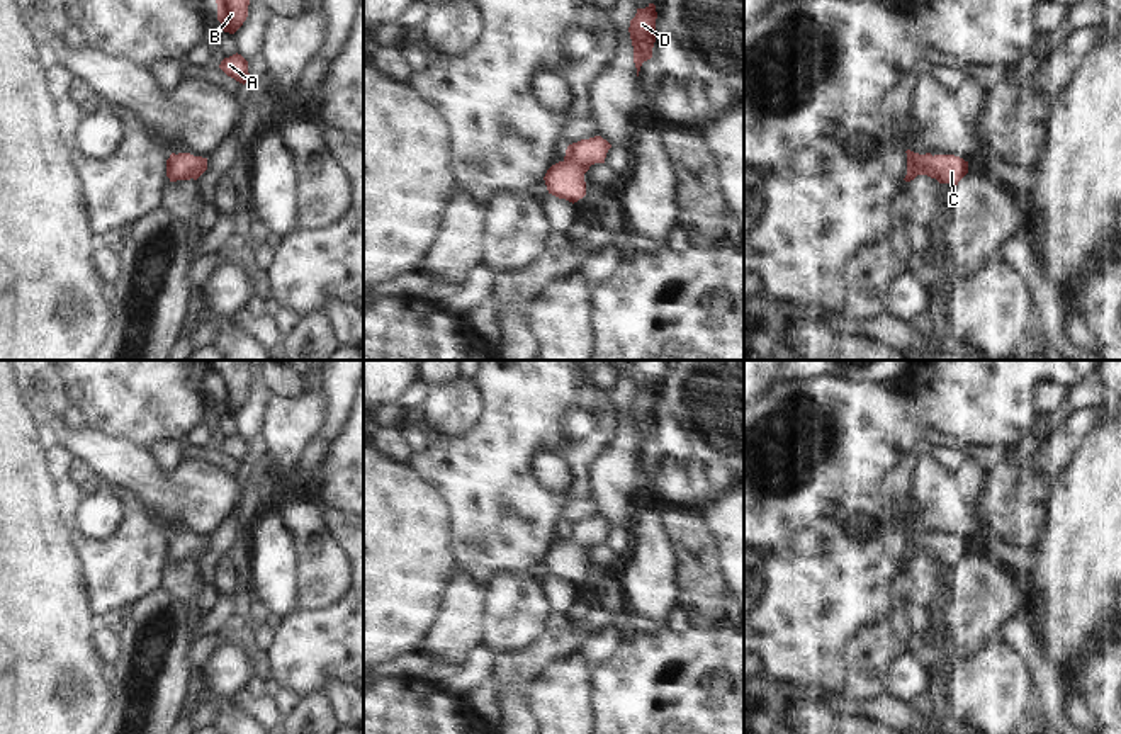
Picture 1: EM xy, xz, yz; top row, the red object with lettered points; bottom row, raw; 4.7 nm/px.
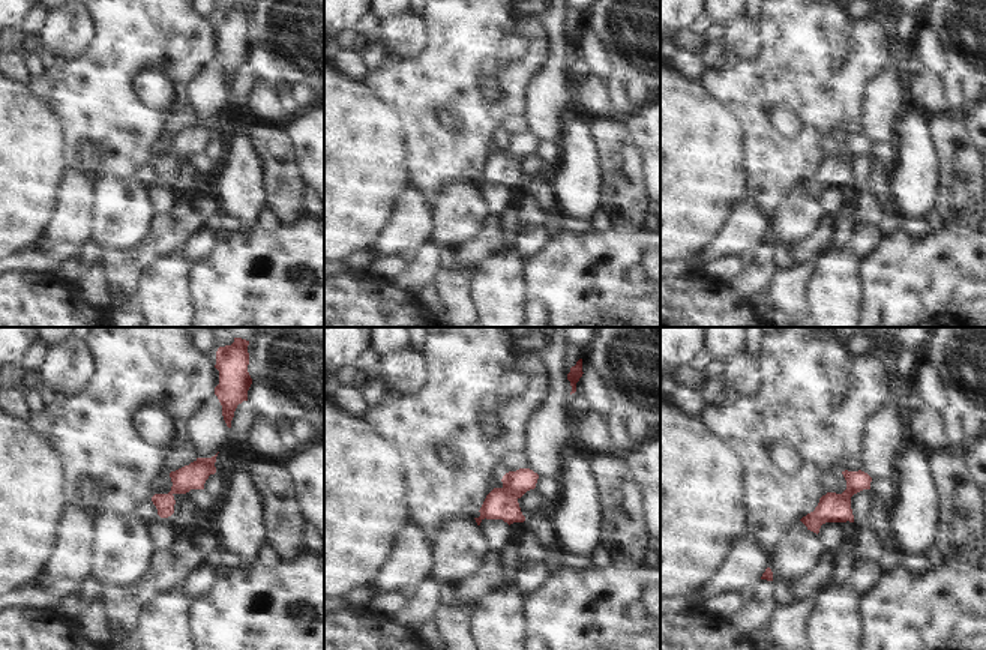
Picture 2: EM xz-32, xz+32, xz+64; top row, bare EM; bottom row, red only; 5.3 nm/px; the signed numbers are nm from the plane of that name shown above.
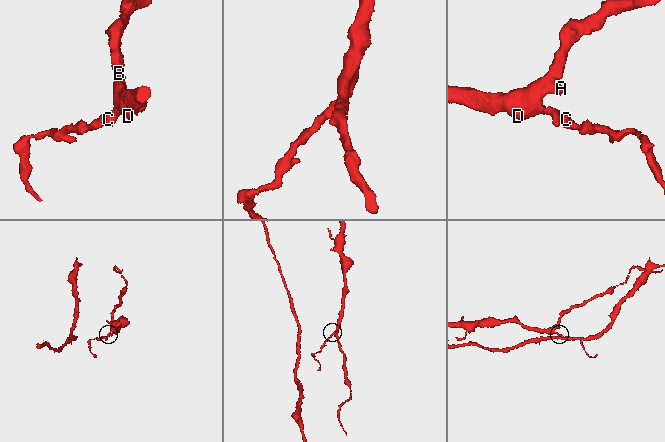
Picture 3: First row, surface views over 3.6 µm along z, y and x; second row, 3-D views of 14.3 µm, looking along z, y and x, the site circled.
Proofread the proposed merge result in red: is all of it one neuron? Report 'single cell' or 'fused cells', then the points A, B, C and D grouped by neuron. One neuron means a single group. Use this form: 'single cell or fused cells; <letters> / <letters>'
single cell; A B C D

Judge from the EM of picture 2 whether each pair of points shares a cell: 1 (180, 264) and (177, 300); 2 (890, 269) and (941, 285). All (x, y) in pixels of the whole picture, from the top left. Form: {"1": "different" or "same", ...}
{"1": "same", "2": "same"}

